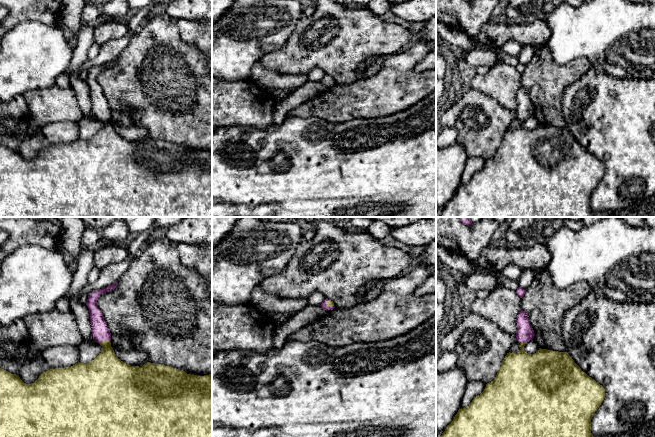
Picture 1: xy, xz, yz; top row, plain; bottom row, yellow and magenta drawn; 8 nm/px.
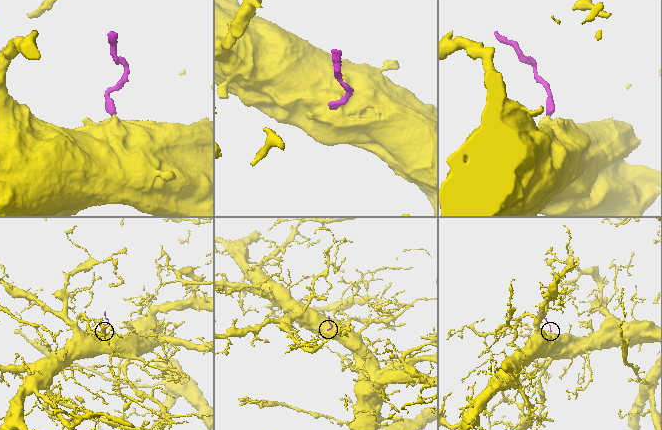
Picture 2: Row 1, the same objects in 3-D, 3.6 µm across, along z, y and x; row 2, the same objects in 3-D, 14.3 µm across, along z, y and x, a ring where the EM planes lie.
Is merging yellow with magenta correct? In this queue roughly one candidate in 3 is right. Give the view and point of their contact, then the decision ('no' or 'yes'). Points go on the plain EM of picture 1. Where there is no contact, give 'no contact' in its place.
meets yellow in xy at (104, 117); yes

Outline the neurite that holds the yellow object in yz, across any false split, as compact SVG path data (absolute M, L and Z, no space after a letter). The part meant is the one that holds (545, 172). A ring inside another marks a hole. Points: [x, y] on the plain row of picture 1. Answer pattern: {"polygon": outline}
{"polygon": "M520 86L517 91L516 99L516 114L520 119L520 126L517 129L507 129L495 155L487 159L484 167L480 171L474 173L466 184L458 186L453 197L442 209L440 217L594 217L594 212L591 209L591 195L605 174L605 165L602 161L584 149L567 128L539 124L534 130L526 129L524 127L524 122L534 114L535 109L525 87Z"}

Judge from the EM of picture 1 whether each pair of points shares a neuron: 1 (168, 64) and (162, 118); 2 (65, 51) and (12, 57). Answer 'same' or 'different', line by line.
1: same
2: same

